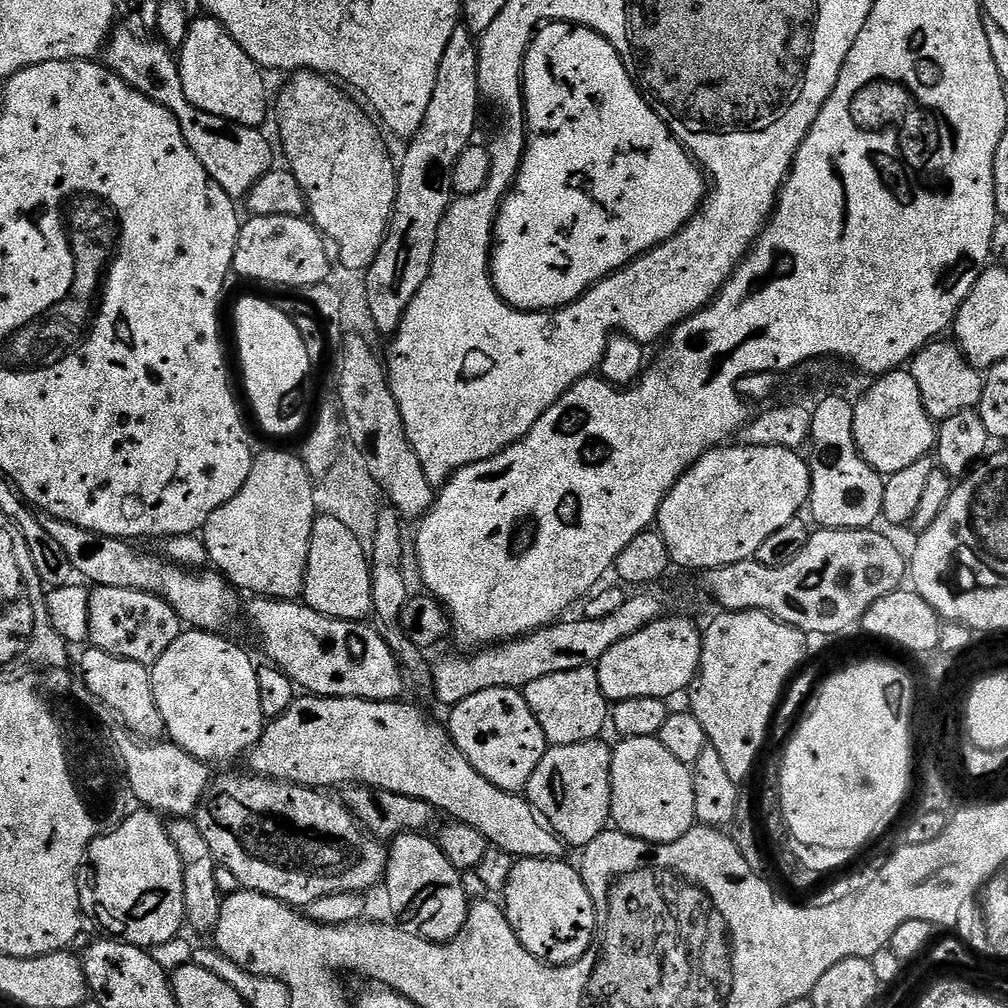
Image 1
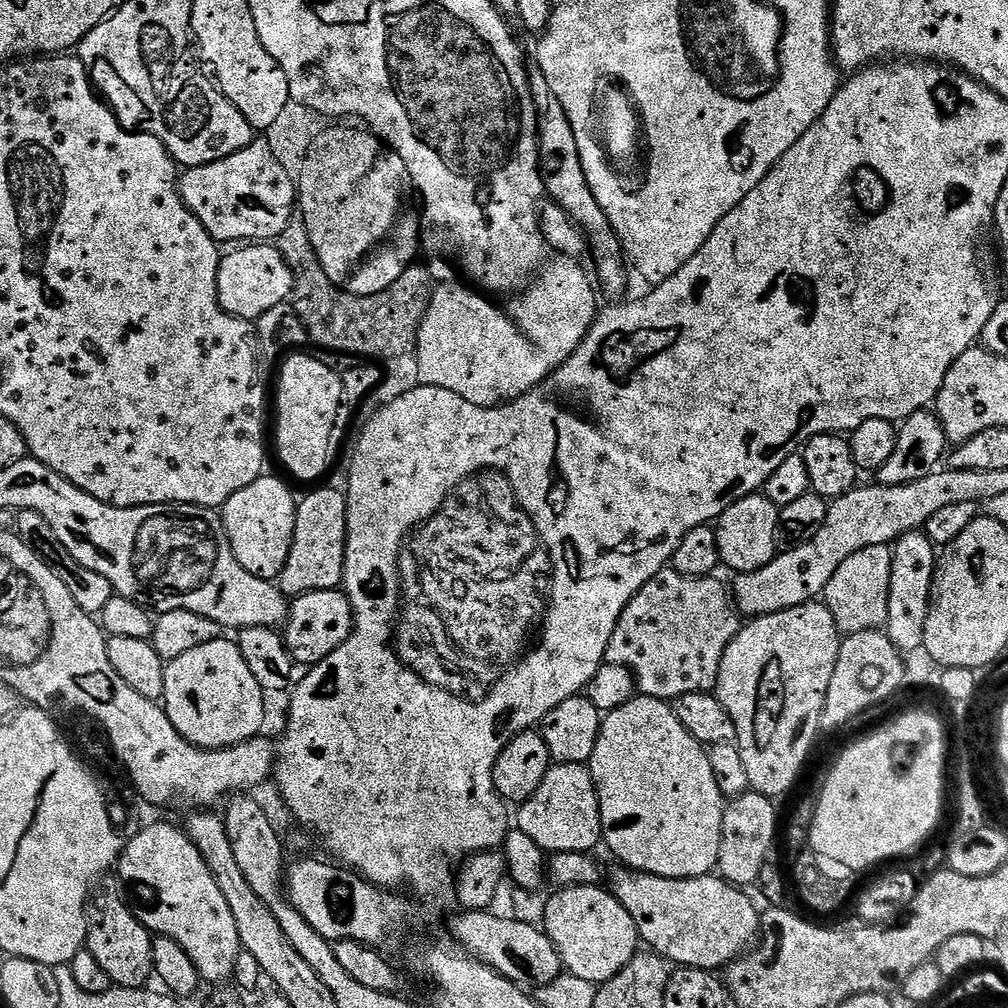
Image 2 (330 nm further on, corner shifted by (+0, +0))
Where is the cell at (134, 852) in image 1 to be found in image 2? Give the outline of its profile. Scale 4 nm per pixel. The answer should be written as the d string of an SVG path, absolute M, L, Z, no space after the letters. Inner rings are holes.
M155 822L141 827L139 834L120 853L119 868L121 878L132 887L136 895L134 911L142 926L146 926L156 936L165 936L178 942L178 946L190 954L190 962L194 962L205 985L220 986L223 980L228 982L233 979L235 963L241 952L238 925L234 922L234 914L230 914L230 906L222 890L218 890L218 882L214 882L214 874L210 874L210 866L206 866L202 854L198 854L194 842L183 827L176 825L175 828L172 824Z

